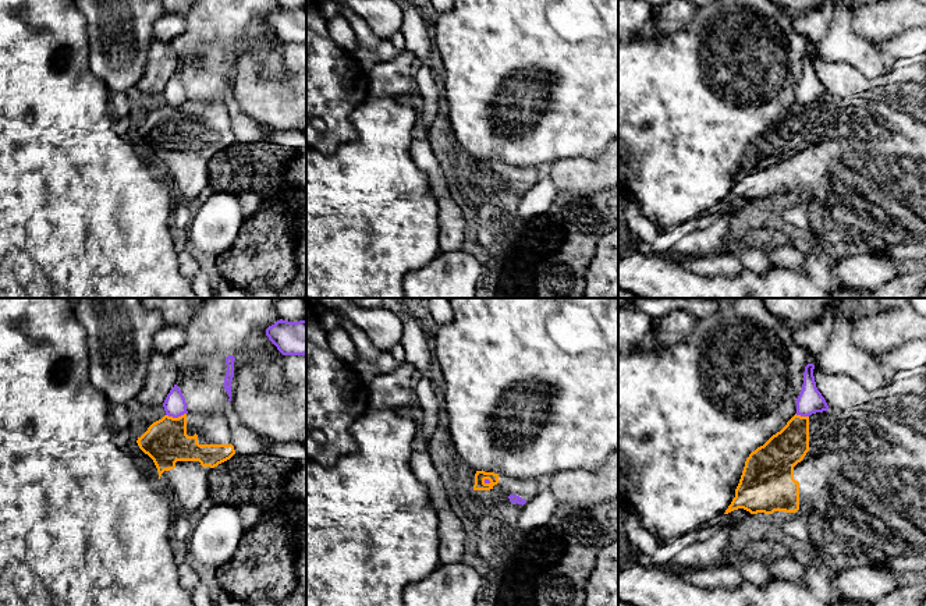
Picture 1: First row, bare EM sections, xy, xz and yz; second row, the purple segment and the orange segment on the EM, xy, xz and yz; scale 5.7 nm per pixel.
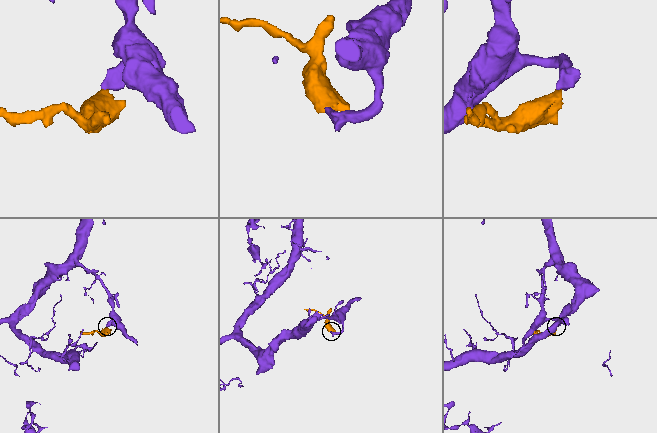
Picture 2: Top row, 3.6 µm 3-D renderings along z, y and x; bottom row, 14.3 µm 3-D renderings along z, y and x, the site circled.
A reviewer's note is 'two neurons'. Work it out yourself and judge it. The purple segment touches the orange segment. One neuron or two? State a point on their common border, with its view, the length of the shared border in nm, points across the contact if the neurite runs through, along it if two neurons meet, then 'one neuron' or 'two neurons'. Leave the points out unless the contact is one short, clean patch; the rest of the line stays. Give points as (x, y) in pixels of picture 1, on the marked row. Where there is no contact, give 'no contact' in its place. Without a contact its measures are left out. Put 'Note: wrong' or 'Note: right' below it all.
xy (176, 417) | 120 nm | along xy (185, 413), (177, 417), (166, 415) | two neurons
Note: right

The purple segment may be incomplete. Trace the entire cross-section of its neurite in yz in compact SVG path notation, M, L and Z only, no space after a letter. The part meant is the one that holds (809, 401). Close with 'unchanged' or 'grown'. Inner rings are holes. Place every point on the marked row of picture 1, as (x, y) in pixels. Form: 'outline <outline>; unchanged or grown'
outline M813 364L805 366L802 390L796 398L796 415L801 417L809 417L829 410L824 397L816 387L813 369Z; unchanged

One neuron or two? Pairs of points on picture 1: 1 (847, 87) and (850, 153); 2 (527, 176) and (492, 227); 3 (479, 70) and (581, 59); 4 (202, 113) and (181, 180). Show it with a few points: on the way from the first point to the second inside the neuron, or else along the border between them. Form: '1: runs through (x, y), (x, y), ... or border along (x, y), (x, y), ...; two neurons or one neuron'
1: border along (861, 94), (843, 98), (829, 96); two neurons
2: runs through (510, 176), (493, 192), (493, 211); one neuron
3: runs through (504, 70), (513, 64), (531, 60), (556, 59); one neuron
4: runs through (195, 130), (184, 141), (184, 163); one neuron

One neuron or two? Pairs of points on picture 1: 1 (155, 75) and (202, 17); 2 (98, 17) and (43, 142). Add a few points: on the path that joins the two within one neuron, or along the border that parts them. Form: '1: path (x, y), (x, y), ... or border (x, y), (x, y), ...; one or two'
1: border (167, 43), (176, 57), (176, 71); two
2: border (81, 14), (85, 22), (88, 63), (93, 73); two

